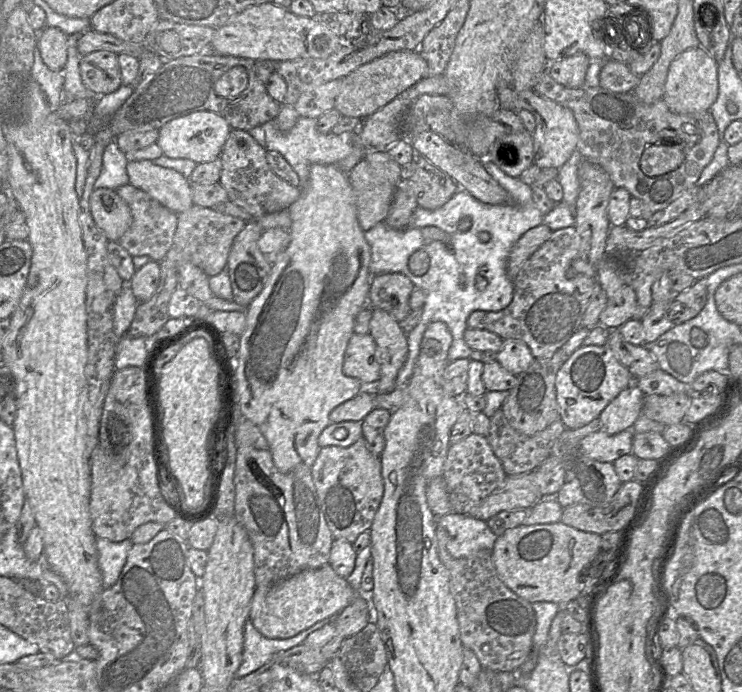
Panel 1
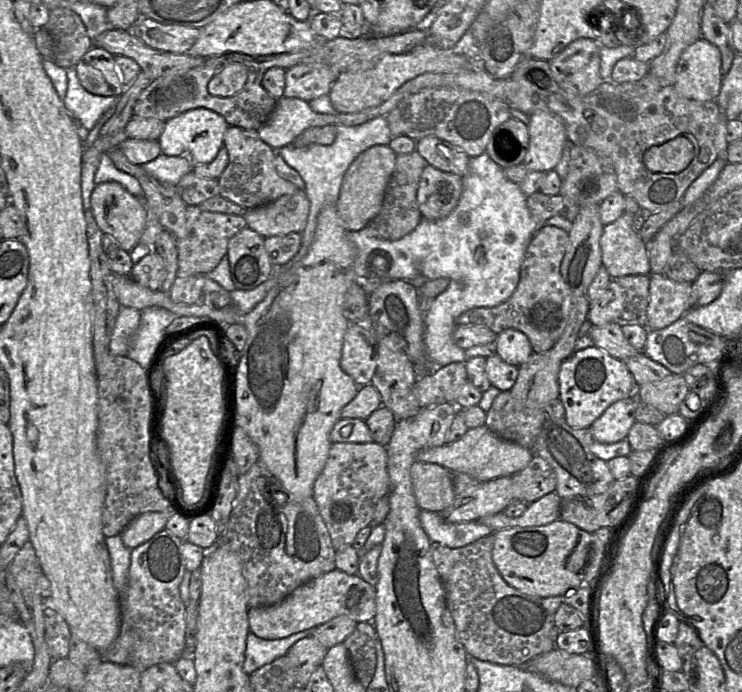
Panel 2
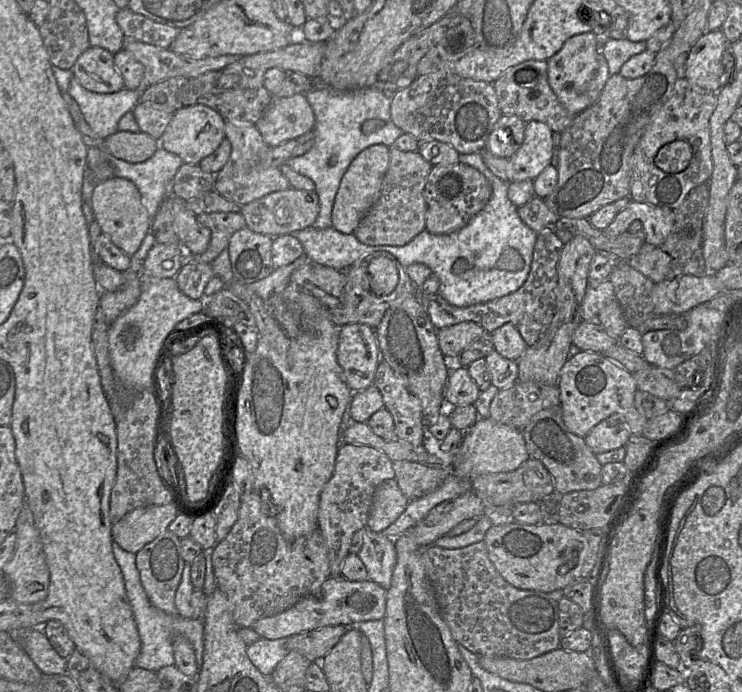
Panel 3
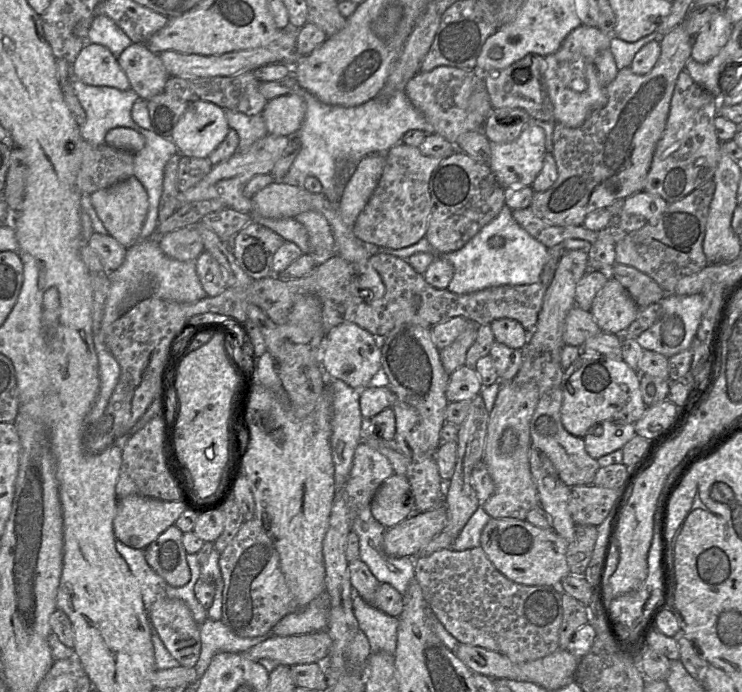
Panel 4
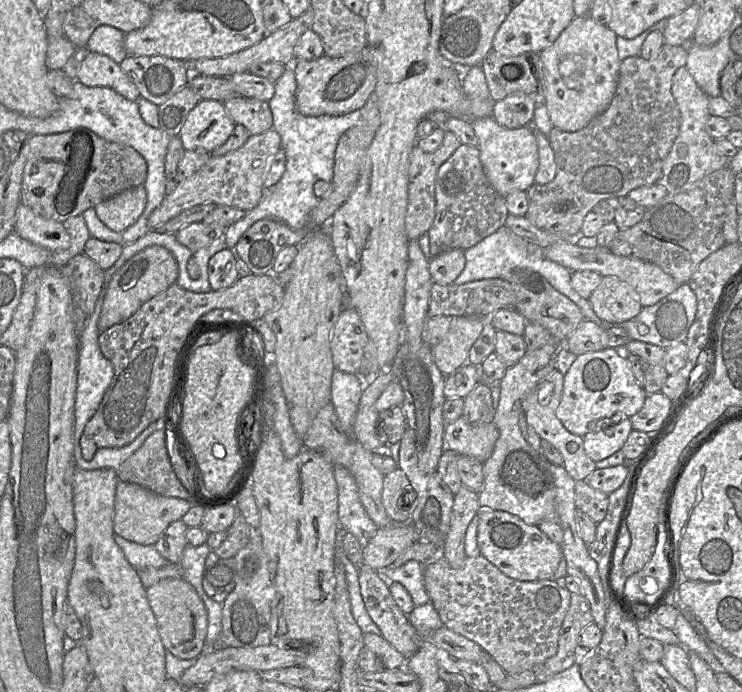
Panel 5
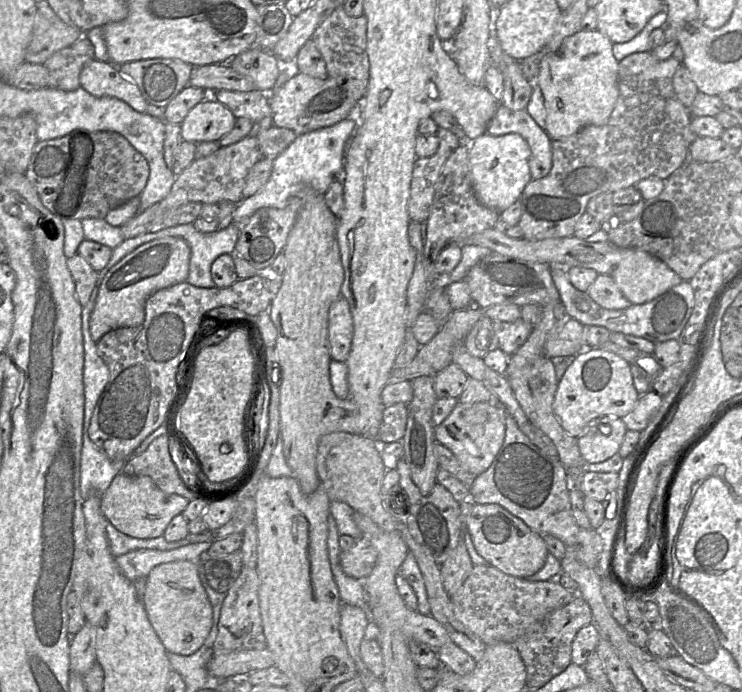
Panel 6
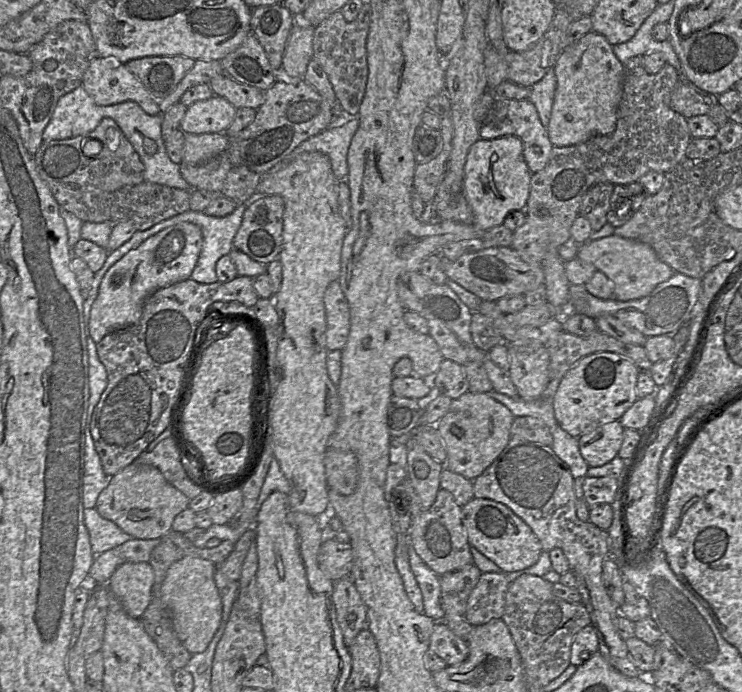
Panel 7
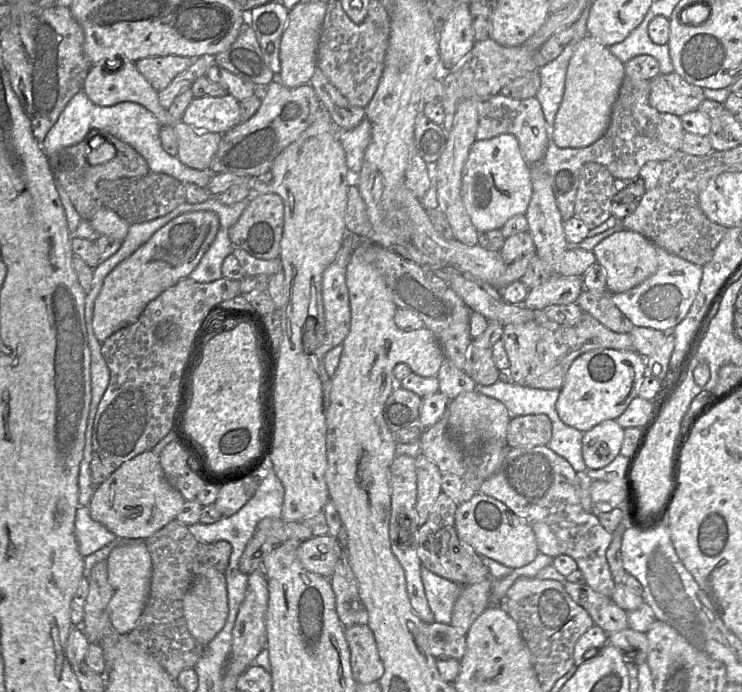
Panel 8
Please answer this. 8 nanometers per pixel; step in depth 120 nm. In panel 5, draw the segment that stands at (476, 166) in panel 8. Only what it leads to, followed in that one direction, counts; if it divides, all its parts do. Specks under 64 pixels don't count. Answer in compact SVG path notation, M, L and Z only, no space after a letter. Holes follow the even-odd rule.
M491 116L469 122L478 139L481 164L494 189L504 198L513 191L527 191L535 183L539 167L538 145L531 125L507 129Z

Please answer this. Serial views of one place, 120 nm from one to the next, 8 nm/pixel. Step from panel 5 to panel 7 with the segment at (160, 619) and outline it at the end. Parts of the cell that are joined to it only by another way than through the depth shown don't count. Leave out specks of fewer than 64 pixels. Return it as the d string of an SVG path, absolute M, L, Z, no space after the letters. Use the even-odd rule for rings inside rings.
M187 556L173 563L160 586L161 600L170 614L175 633L191 653L204 652L221 623L222 601L215 584L216 565L211 561Z

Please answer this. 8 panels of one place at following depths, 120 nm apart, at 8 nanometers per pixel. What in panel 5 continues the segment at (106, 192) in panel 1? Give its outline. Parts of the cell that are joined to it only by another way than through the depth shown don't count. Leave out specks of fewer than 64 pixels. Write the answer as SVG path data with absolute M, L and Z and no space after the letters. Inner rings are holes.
M139 185L100 202L94 209L103 224L114 232L122 233L136 223L146 201L144 185Z

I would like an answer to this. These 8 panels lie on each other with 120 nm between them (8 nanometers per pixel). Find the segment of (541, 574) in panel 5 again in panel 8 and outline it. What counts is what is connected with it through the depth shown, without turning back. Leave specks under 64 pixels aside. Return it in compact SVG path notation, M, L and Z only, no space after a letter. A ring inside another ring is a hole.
M478 492L469 501L458 505L455 526L460 540L478 555L513 570L528 565L539 553L532 528L504 503L483 493Z

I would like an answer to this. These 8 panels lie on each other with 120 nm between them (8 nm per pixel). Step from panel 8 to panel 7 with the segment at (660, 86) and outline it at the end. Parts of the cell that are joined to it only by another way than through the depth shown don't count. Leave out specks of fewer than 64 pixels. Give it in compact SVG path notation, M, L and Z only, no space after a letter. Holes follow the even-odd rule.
M684 77L679 78L670 97L670 107L686 119L706 115L718 102L718 95L704 91Z

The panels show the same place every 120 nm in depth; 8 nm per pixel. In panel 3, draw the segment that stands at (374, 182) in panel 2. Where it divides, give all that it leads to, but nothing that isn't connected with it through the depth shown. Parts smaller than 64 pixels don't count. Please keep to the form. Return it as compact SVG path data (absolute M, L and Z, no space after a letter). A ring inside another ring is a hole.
M376 144L362 150L344 173L332 209L332 227L344 234L353 234L361 219L380 196L381 184L389 164L389 147Z

